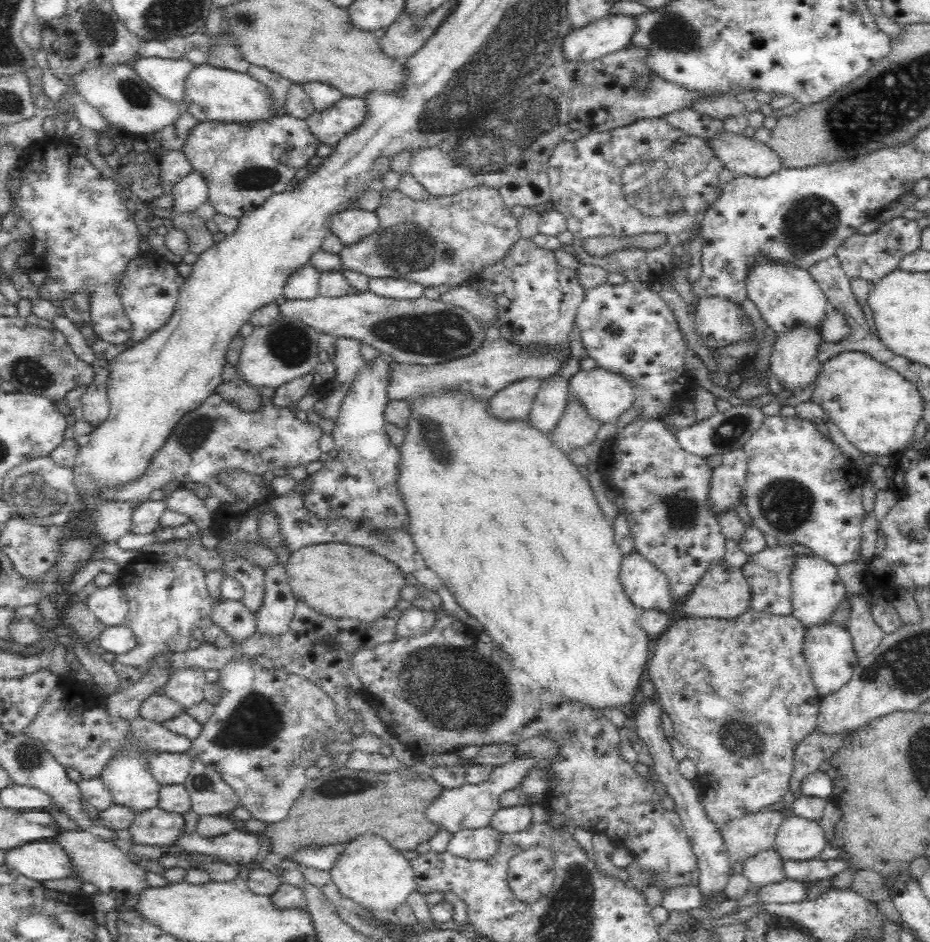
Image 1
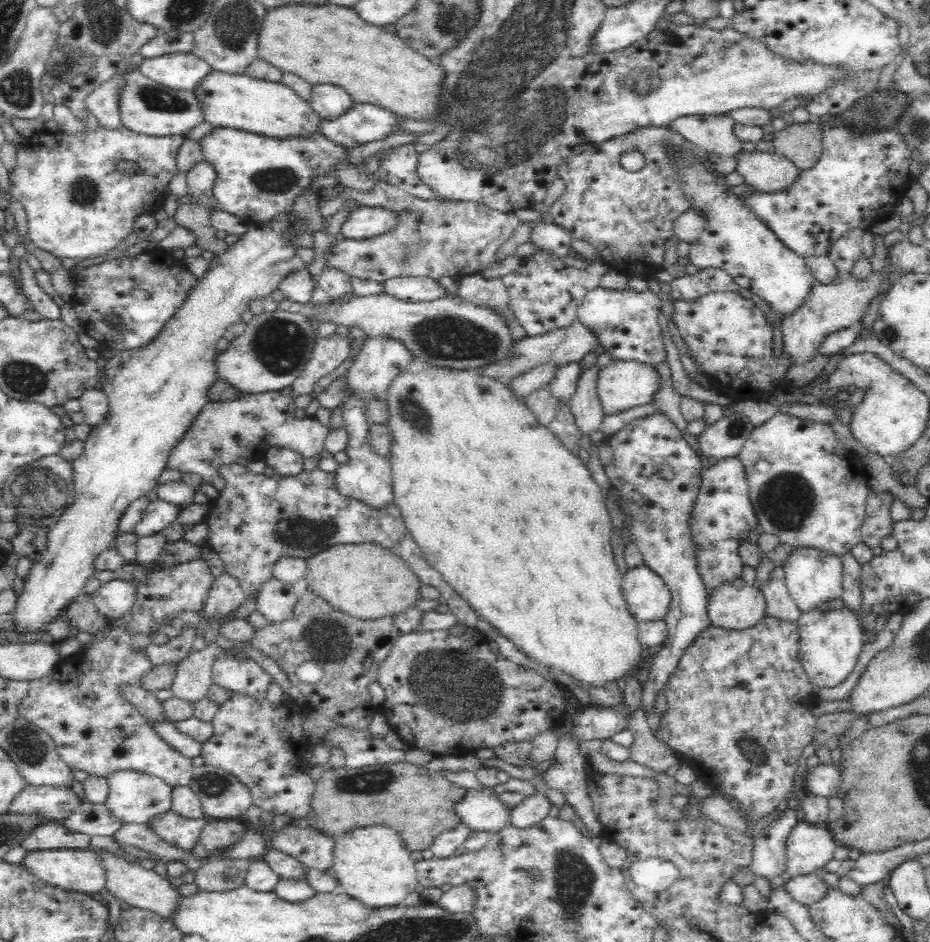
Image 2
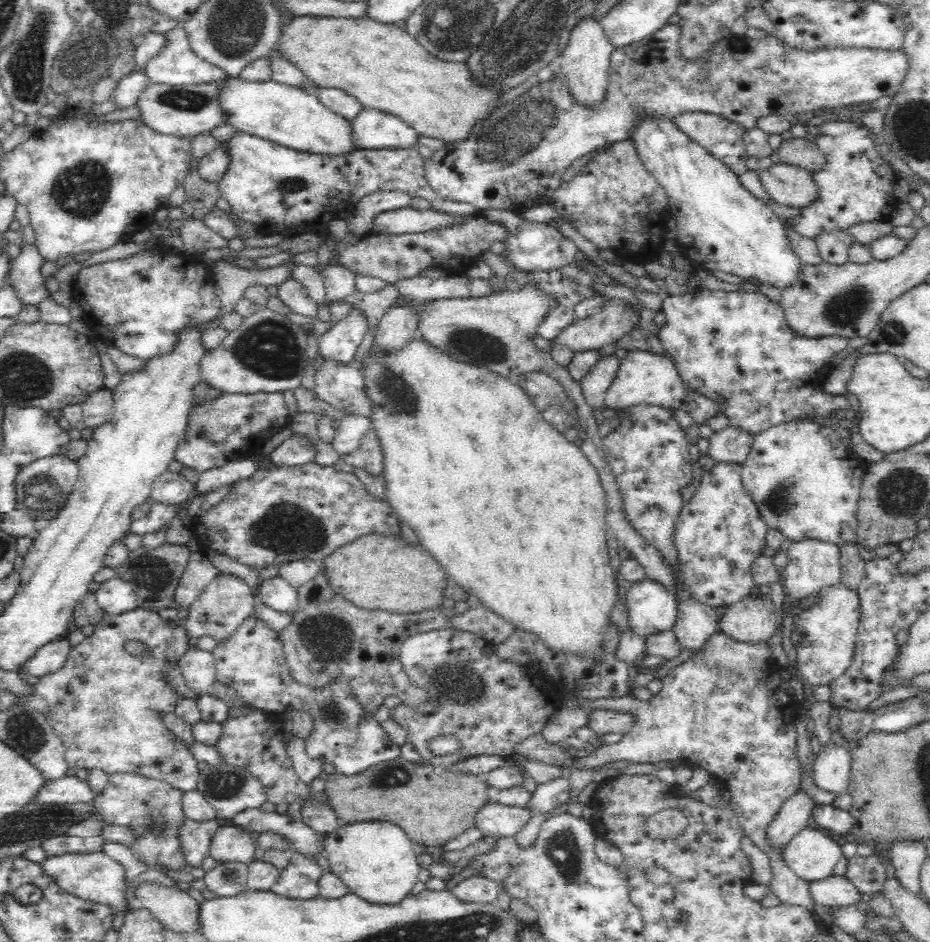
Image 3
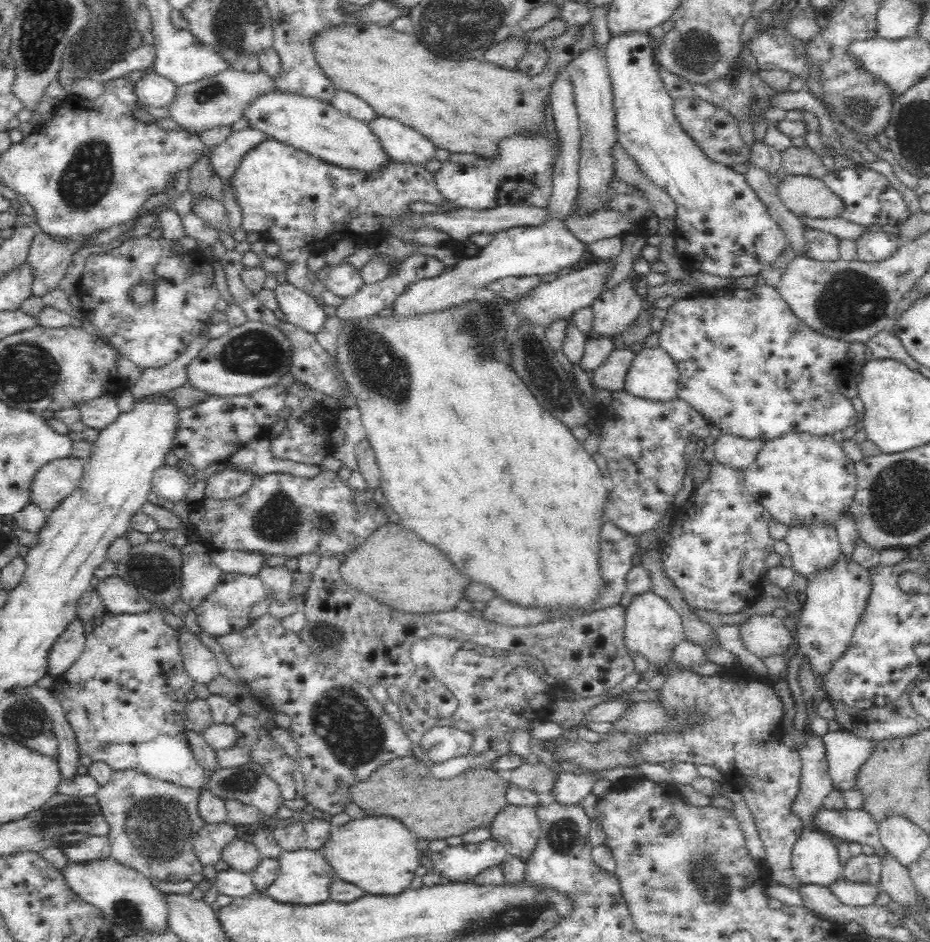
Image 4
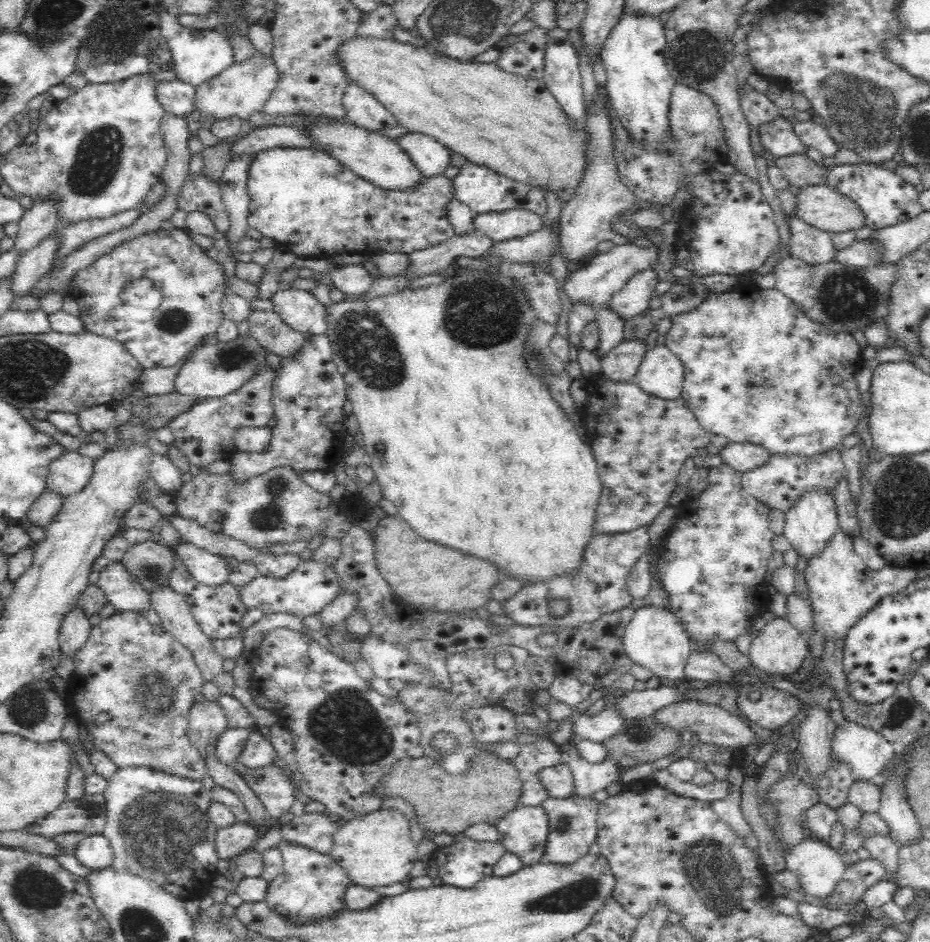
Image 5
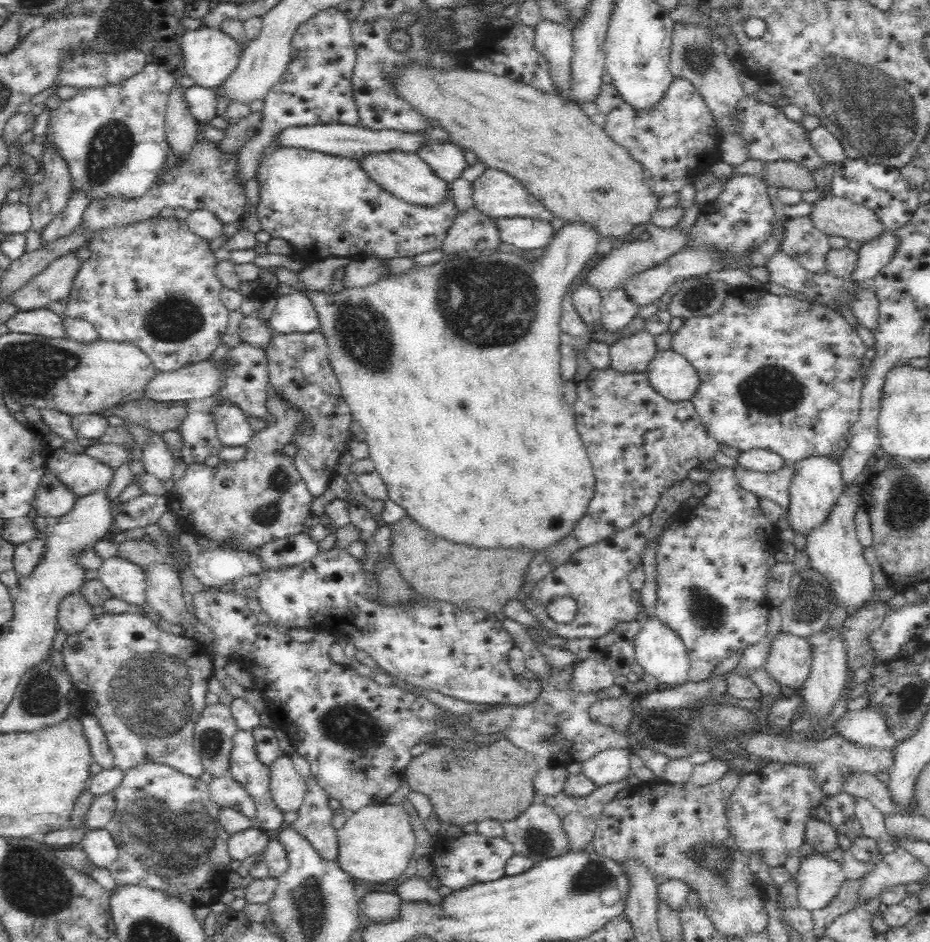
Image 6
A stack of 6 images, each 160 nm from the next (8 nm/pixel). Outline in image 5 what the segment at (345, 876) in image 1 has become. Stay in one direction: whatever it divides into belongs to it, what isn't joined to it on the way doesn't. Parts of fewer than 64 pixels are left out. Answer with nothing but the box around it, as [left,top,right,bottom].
[329,809,417,888]

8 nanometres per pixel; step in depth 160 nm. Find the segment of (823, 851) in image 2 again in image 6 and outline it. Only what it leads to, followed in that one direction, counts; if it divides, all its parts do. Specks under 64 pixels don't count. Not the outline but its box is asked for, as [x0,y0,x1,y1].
[795,853,846,911]

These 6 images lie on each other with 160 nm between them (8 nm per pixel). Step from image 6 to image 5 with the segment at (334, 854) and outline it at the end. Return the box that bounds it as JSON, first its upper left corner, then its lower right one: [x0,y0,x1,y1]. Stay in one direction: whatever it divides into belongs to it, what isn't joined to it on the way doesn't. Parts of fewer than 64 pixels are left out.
[280,812,337,854]

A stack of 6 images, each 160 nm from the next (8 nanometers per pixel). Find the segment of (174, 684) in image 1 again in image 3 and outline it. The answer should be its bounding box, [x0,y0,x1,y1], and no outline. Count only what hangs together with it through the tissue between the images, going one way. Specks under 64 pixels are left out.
[179,647,216,696]

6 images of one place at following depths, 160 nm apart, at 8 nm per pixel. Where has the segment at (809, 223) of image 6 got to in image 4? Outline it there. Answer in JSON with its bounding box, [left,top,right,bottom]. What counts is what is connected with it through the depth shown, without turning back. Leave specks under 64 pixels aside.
[803,225,840,261]

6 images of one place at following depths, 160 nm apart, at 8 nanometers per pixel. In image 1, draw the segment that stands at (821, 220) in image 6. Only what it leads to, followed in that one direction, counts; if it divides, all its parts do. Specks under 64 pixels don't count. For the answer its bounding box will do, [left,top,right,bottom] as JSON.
[708,132,783,176]

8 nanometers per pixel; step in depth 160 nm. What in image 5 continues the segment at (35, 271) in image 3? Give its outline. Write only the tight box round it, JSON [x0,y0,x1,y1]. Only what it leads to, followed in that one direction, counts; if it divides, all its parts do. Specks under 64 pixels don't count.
[54,204,144,265]

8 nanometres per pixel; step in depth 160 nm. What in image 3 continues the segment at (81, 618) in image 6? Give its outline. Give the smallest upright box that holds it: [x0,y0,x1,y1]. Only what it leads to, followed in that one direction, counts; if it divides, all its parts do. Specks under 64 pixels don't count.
[16,637,70,677]

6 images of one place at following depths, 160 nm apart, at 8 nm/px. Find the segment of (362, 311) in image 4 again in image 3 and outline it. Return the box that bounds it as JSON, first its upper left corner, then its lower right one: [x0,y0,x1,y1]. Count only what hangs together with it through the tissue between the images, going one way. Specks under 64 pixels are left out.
[318,309,367,363]

